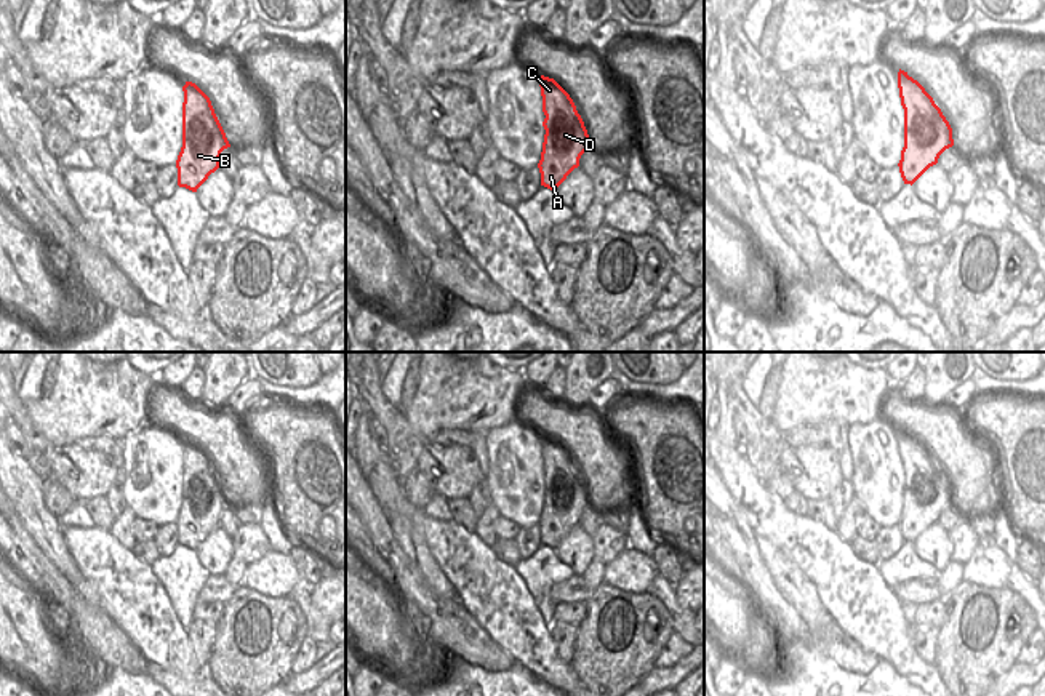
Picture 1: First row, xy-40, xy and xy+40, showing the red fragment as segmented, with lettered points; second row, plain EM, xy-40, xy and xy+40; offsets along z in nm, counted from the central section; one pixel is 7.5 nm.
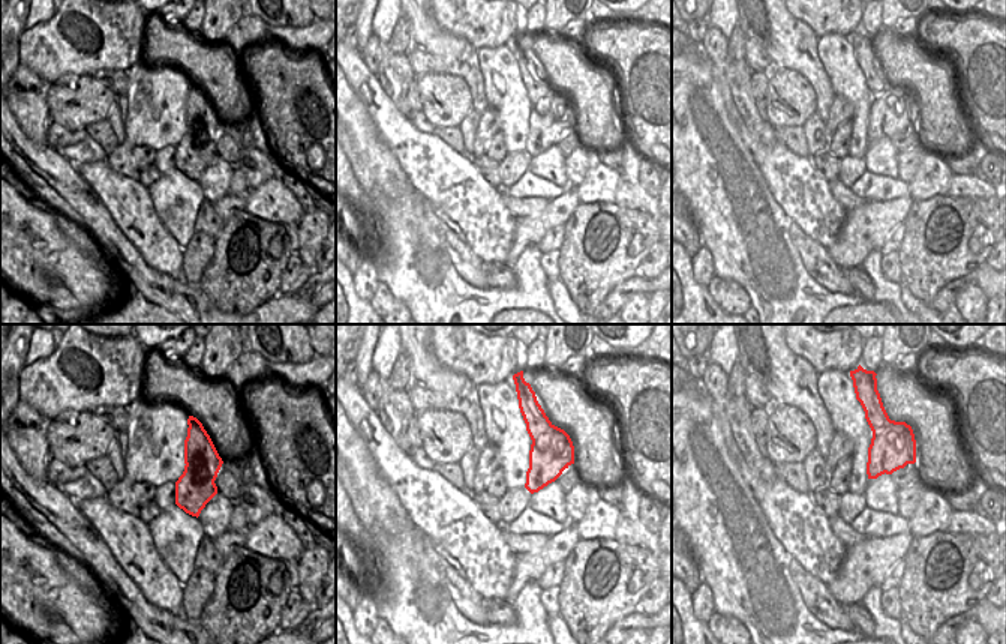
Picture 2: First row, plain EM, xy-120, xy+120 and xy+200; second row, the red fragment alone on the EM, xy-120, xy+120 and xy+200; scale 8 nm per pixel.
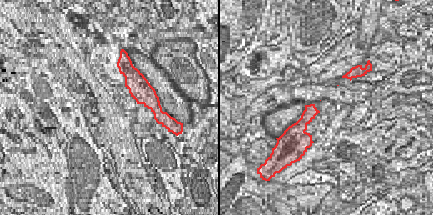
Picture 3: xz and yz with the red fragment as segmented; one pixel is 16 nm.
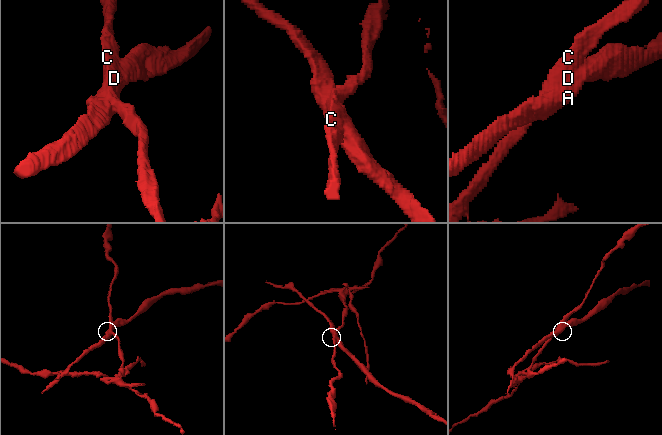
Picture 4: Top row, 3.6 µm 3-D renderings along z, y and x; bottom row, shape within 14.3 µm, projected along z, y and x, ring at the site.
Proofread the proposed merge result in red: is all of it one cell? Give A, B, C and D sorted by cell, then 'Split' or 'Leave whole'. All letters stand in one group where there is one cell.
Groups: A B D / C. Split

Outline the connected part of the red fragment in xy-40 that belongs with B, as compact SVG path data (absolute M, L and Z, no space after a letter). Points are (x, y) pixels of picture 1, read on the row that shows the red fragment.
M194 118L194 133L189 141L182 141L176 160L178 186L192 192L219 168L221 152L230 147L221 123L202 126L200 120Z

